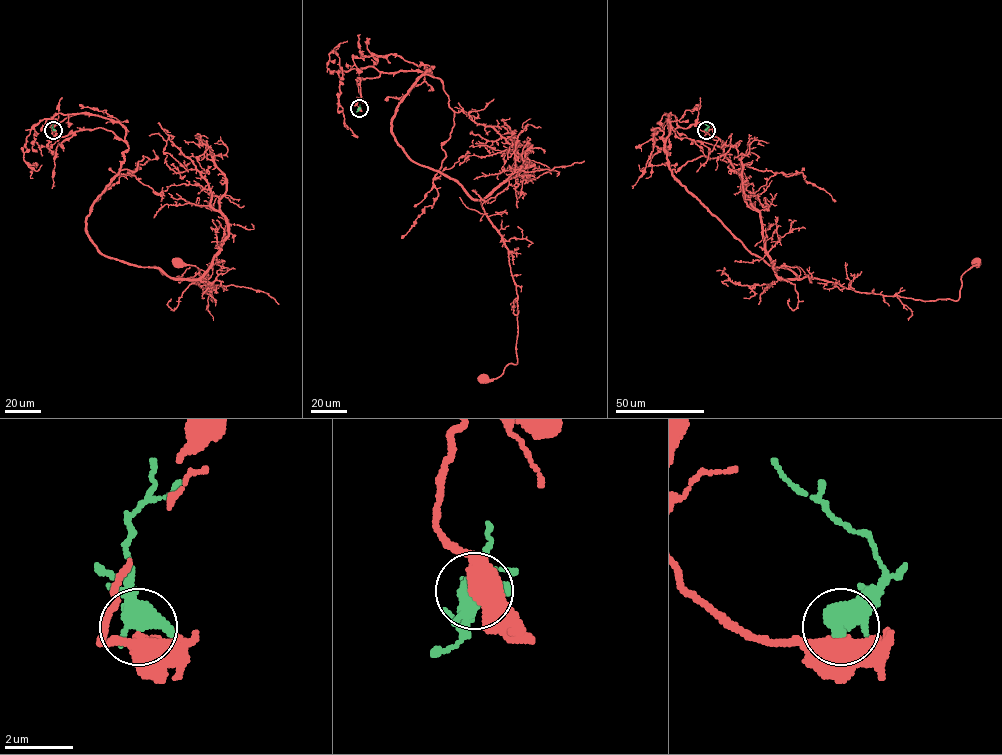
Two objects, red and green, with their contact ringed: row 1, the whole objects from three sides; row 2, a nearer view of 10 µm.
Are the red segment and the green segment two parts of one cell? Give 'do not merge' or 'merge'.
do not merge

